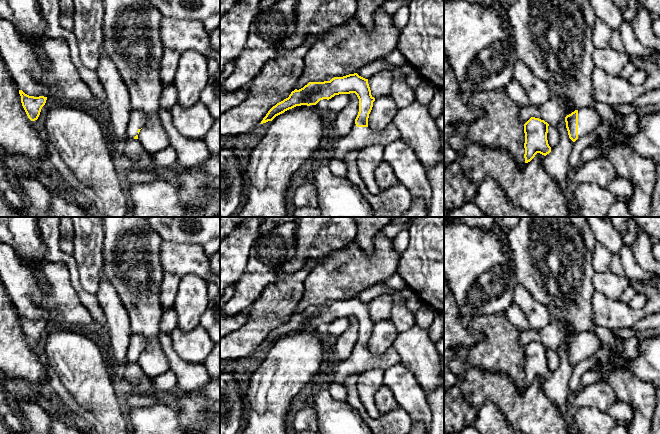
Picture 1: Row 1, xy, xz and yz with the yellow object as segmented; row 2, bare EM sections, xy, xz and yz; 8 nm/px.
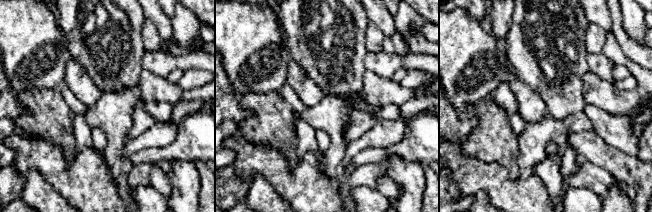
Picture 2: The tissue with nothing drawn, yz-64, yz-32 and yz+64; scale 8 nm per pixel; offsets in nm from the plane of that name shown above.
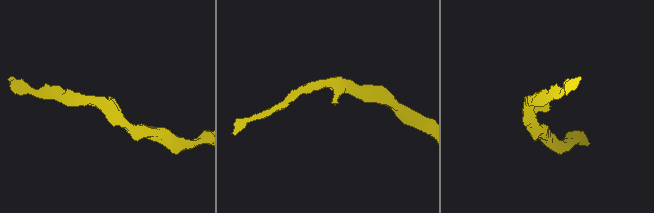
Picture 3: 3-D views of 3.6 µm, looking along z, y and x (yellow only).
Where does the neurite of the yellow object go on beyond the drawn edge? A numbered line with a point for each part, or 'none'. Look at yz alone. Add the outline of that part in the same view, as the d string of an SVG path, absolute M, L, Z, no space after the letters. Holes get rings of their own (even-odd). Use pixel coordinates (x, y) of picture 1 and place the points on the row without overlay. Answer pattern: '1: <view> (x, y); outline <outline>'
1: yz (588, 343); outline M592 330L578 333L578 362L590 358L601 347L601 341Z

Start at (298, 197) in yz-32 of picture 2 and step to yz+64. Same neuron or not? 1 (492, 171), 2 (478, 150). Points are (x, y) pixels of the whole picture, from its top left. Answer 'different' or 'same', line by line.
1: same
2: different

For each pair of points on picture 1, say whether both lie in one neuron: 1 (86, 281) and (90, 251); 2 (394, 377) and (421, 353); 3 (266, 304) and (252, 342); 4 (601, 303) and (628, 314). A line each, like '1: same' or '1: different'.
1: same
2: different
3: same
4: same

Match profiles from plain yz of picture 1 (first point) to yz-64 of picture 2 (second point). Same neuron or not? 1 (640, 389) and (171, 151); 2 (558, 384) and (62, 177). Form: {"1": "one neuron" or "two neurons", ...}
{"1": "two neurons", "2": "two neurons"}

